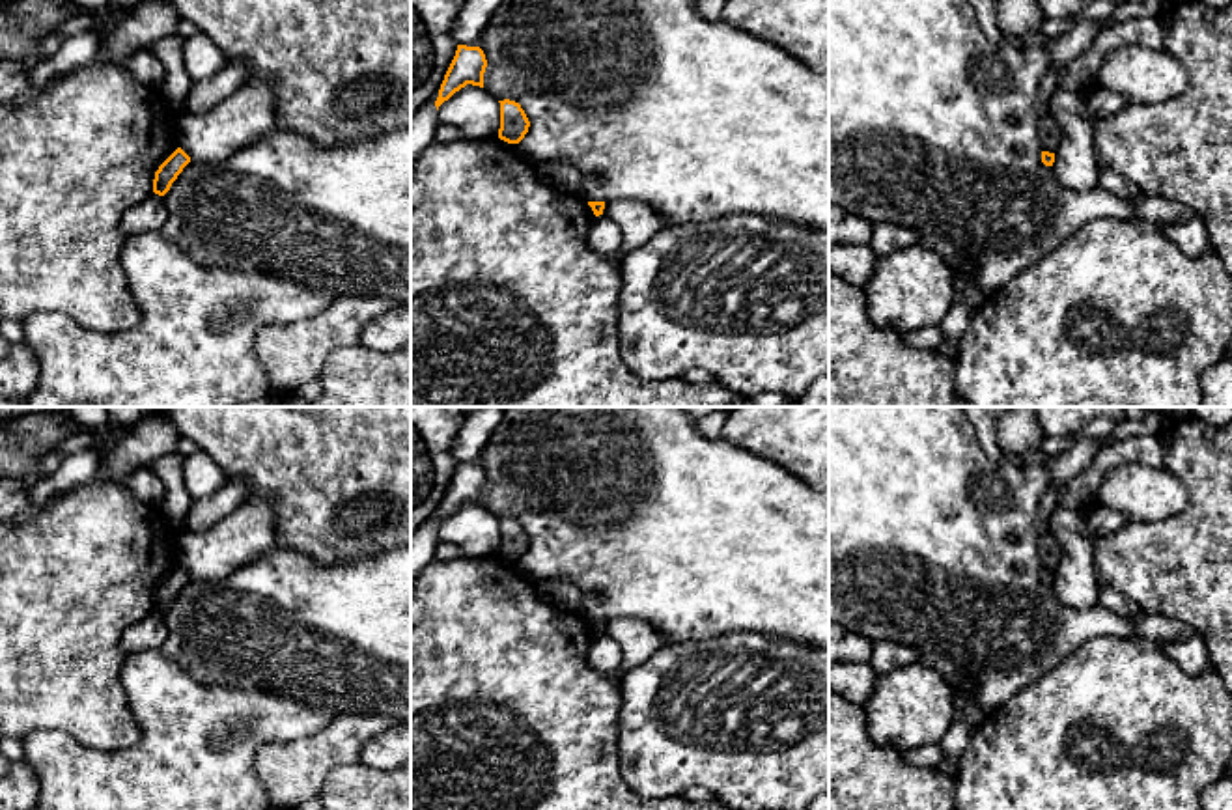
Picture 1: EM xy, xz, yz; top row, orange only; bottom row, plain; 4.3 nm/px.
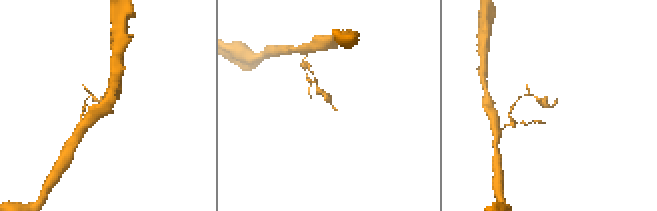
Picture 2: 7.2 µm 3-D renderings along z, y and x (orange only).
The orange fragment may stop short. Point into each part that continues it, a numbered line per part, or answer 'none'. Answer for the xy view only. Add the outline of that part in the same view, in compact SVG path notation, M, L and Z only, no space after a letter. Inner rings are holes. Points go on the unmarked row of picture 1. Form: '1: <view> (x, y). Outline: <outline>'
none

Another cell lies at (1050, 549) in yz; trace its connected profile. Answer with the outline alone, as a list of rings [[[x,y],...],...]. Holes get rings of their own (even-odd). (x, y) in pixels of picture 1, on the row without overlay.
[[[1051,532],[1040,538],[1040,556],[1043,569],[1055,571],[1060,564],[1062,549]]]

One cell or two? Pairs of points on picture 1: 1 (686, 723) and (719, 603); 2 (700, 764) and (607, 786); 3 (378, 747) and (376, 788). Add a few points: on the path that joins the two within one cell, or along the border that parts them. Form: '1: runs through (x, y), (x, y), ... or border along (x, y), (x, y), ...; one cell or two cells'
1: border along (753, 631), (727, 631), (667, 644); two cells
2: border along (616, 740), (620, 777), (635, 790); two cells
3: border along (361, 760), (391, 771); two cells

